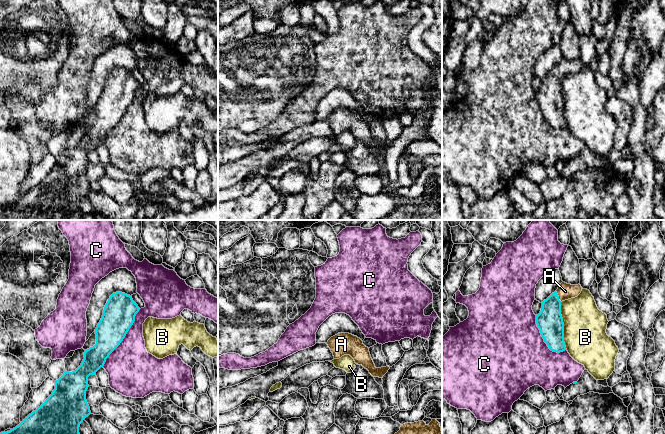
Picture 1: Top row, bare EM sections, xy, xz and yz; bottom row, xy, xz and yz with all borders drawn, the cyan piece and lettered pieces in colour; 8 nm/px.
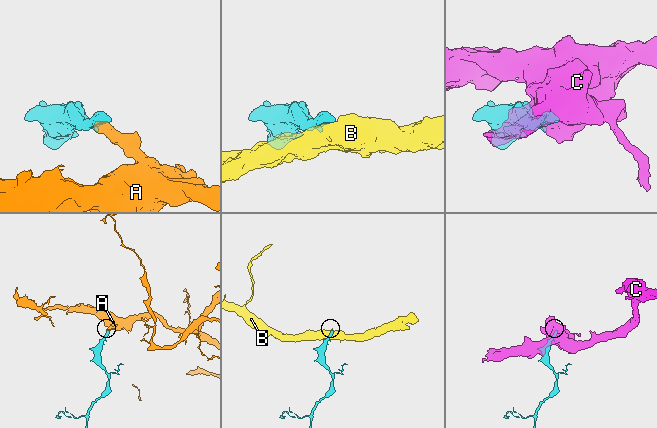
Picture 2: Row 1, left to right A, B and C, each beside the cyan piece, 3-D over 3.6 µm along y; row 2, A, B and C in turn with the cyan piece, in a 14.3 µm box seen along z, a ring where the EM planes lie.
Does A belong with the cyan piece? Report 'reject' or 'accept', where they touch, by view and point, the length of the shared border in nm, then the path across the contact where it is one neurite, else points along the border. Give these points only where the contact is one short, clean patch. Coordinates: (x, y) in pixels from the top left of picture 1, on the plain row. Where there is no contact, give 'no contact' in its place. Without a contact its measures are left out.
accept; contact yz (558, 72); length 100 nm; way yz (549, 97), (551, 82), (558, 72), (565, 67)

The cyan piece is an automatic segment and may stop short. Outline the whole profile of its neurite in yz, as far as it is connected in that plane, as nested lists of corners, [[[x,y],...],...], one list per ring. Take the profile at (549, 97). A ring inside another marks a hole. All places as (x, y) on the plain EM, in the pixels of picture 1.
[[[562,58],[558,65],[542,78],[542,84],[536,91],[536,100],[541,112],[549,125],[553,128],[563,128],[564,99],[561,91],[561,78],[577,73],[582,67],[580,60],[571,61]]]

